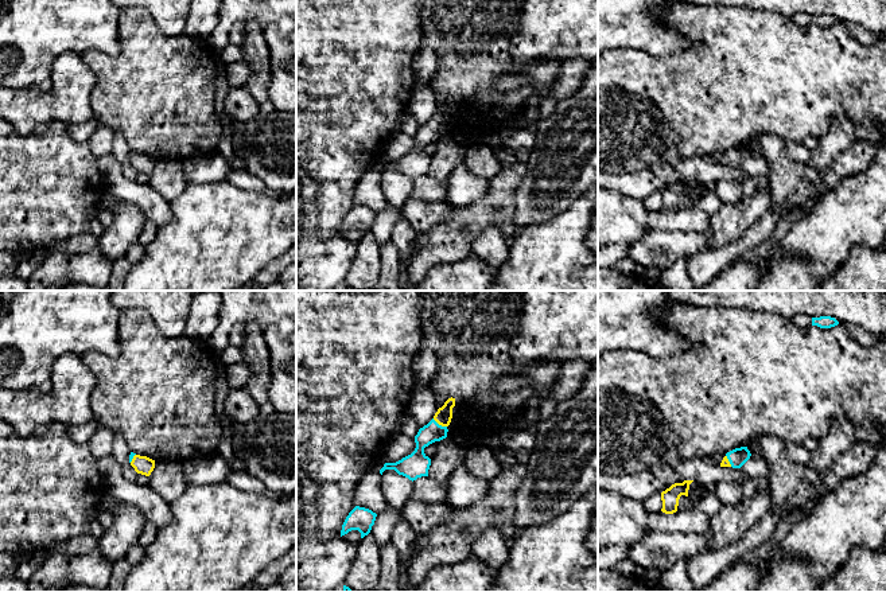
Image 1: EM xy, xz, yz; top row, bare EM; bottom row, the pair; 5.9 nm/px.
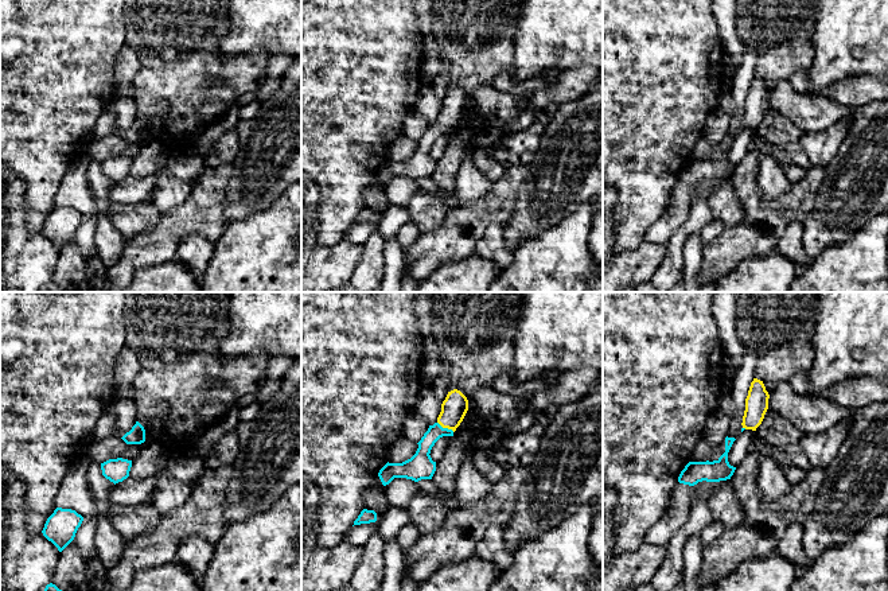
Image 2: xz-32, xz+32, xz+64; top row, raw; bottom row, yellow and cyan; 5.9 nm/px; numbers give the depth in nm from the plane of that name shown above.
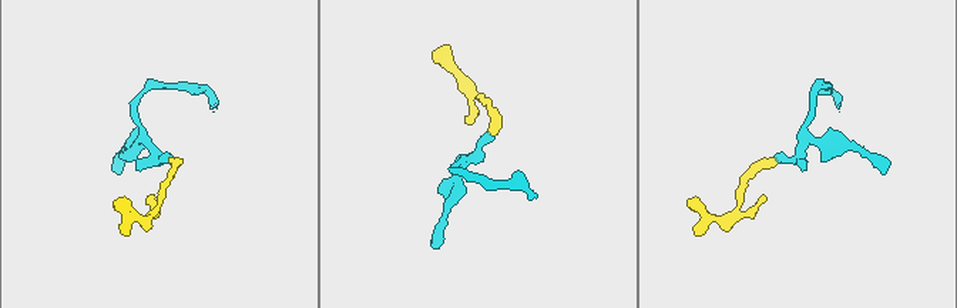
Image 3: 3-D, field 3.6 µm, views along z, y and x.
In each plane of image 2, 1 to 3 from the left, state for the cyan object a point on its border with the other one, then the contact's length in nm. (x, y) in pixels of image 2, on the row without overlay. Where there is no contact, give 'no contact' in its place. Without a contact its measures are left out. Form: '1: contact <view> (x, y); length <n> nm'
1: no contact
2: contact xz+32 (446, 125); length 120 nm
3: contact xz+64 (744, 125); length 30 nm

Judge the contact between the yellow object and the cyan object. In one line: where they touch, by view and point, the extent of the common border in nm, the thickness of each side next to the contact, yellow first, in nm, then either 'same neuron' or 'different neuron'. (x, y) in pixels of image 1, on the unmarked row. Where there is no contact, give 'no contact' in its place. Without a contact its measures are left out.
xz (439, 123) | 100 nm | 100/120 nm | same neuron

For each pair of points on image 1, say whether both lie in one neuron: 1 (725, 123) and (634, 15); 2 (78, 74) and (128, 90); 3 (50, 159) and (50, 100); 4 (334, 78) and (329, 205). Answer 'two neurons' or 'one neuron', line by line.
1: two neurons
2: two neurons
3: two neurons
4: one neuron

